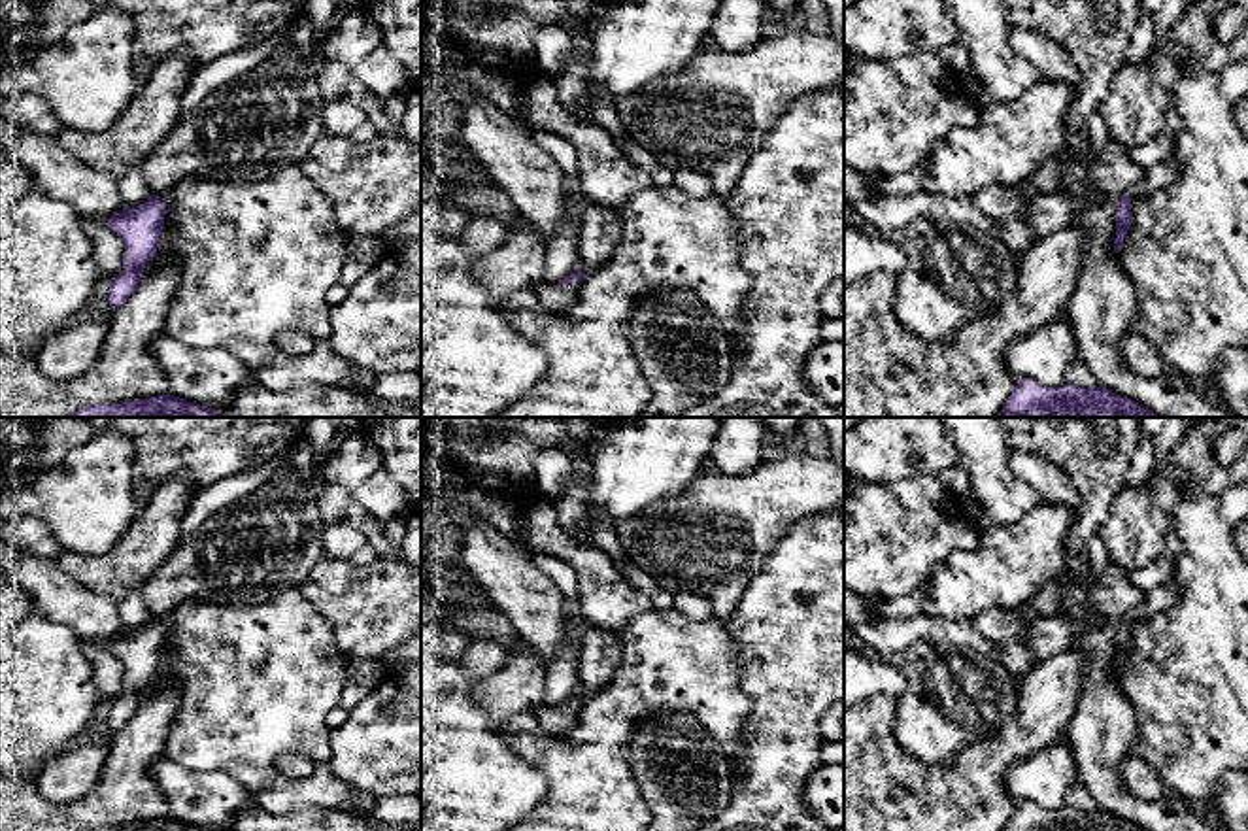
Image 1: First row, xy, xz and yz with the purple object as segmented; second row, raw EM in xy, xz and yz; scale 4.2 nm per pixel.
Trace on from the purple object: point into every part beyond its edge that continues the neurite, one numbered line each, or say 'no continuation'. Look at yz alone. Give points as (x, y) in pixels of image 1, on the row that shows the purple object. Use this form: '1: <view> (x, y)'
1: yz (1163, 174)

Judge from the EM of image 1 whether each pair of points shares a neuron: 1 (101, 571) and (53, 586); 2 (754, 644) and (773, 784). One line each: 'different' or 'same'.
1: different
2: same

